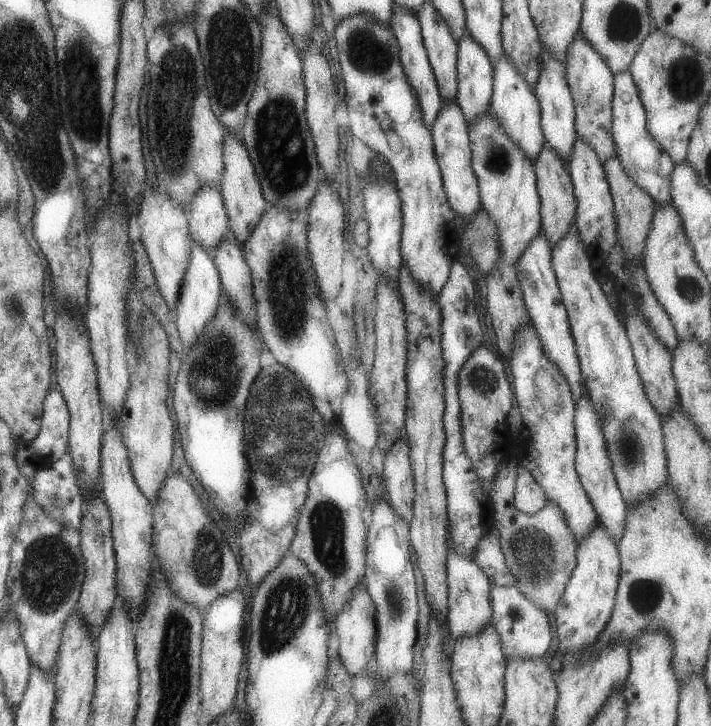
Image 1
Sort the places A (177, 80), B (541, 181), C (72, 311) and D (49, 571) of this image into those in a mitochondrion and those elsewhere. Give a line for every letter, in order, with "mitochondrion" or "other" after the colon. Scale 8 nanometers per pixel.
A: mitochondrion
B: other
C: other
D: mitochondrion

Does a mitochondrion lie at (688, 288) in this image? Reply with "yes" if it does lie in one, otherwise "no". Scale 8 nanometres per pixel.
yes

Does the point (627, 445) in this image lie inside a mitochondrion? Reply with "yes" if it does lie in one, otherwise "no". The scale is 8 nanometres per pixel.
yes

